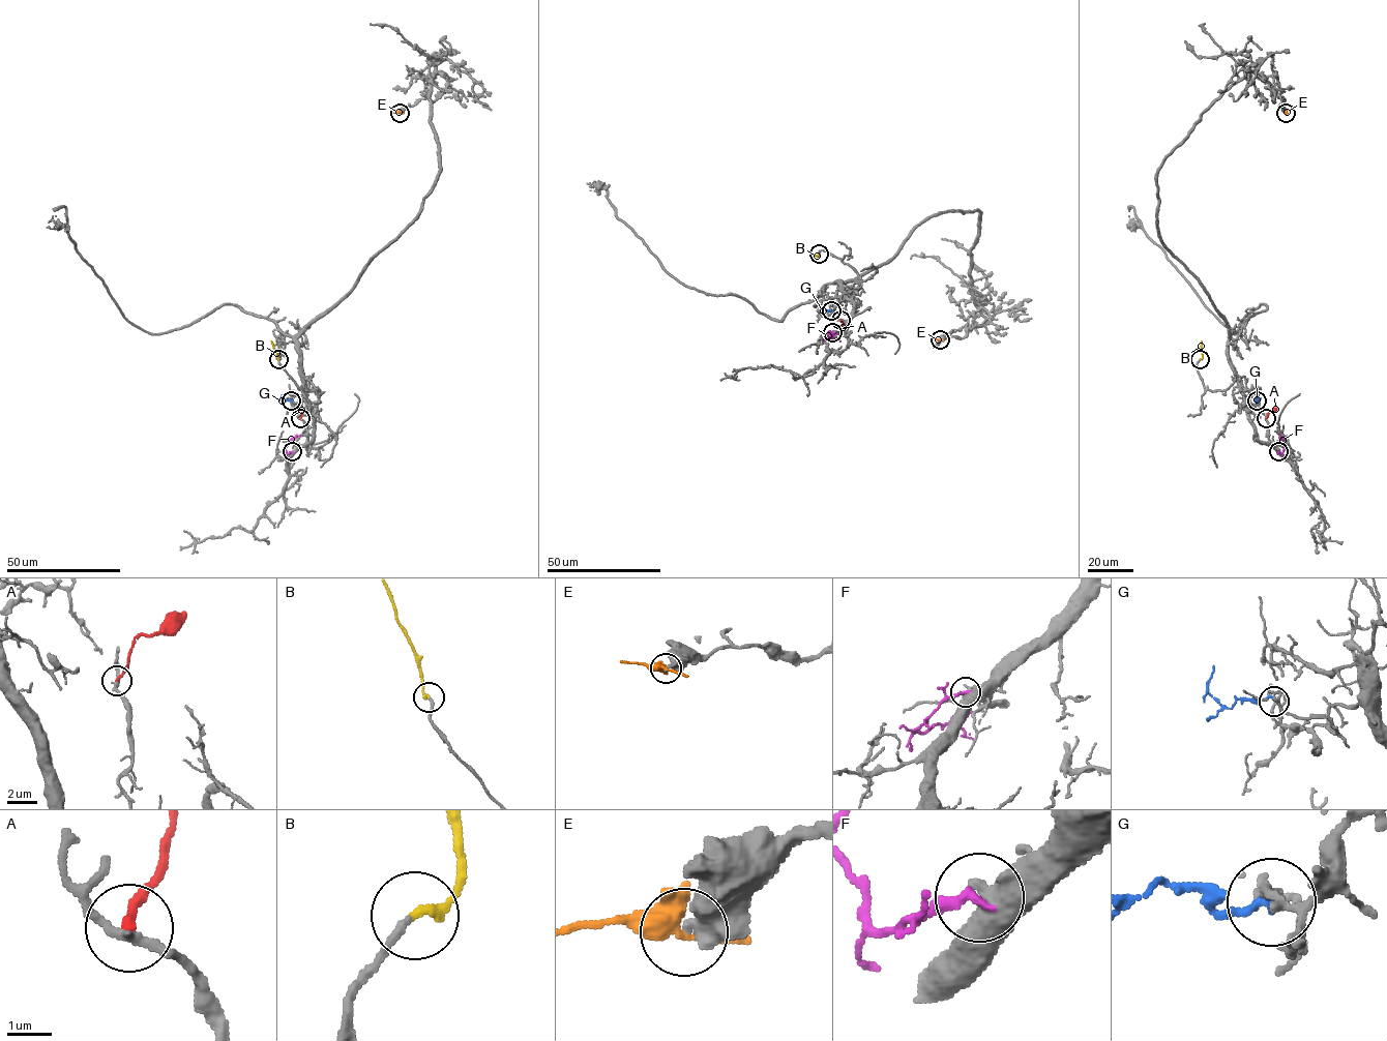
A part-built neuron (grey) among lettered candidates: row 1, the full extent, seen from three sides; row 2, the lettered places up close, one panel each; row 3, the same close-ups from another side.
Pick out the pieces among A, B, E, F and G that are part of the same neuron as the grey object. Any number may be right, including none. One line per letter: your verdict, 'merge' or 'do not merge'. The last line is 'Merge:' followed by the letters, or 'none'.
A: do not merge
B: merge
E: do not merge
F: do not merge
G: do not merge
Merge: B

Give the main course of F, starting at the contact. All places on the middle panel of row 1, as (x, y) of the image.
F: (832, 331), (825, 337), (840, 340)

